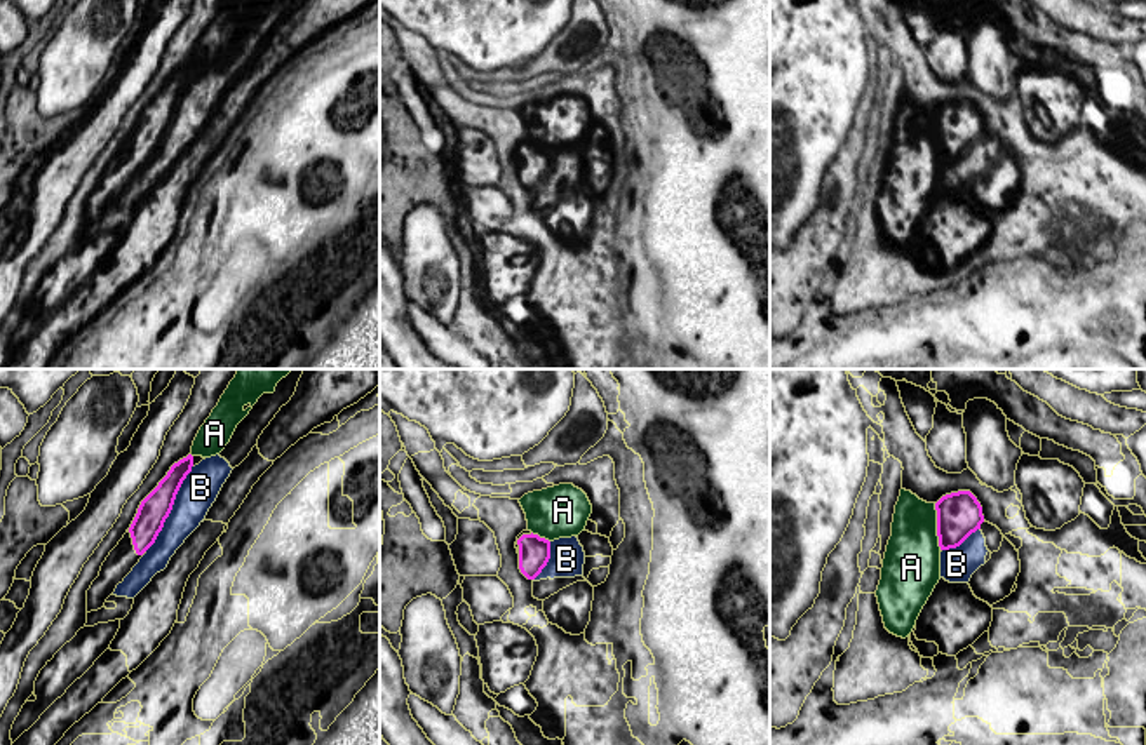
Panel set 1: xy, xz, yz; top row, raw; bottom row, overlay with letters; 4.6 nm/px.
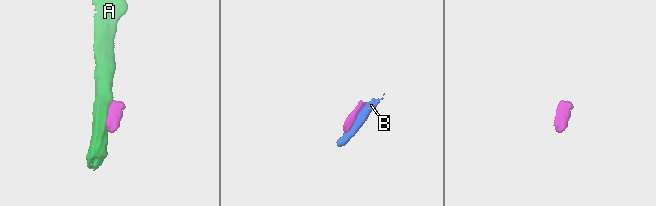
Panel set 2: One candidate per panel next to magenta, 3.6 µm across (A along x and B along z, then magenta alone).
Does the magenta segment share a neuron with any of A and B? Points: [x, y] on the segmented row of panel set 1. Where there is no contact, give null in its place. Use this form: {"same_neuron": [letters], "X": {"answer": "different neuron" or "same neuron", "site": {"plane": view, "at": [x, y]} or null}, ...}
{"same_neuron": [], "A": {"answer": "different neuron", "site": {"plane": "yz", "at": [937, 526]}}, "B": {"answer": "different neuron", "site": {"plane": "xy", "at": [171, 509]}}}

